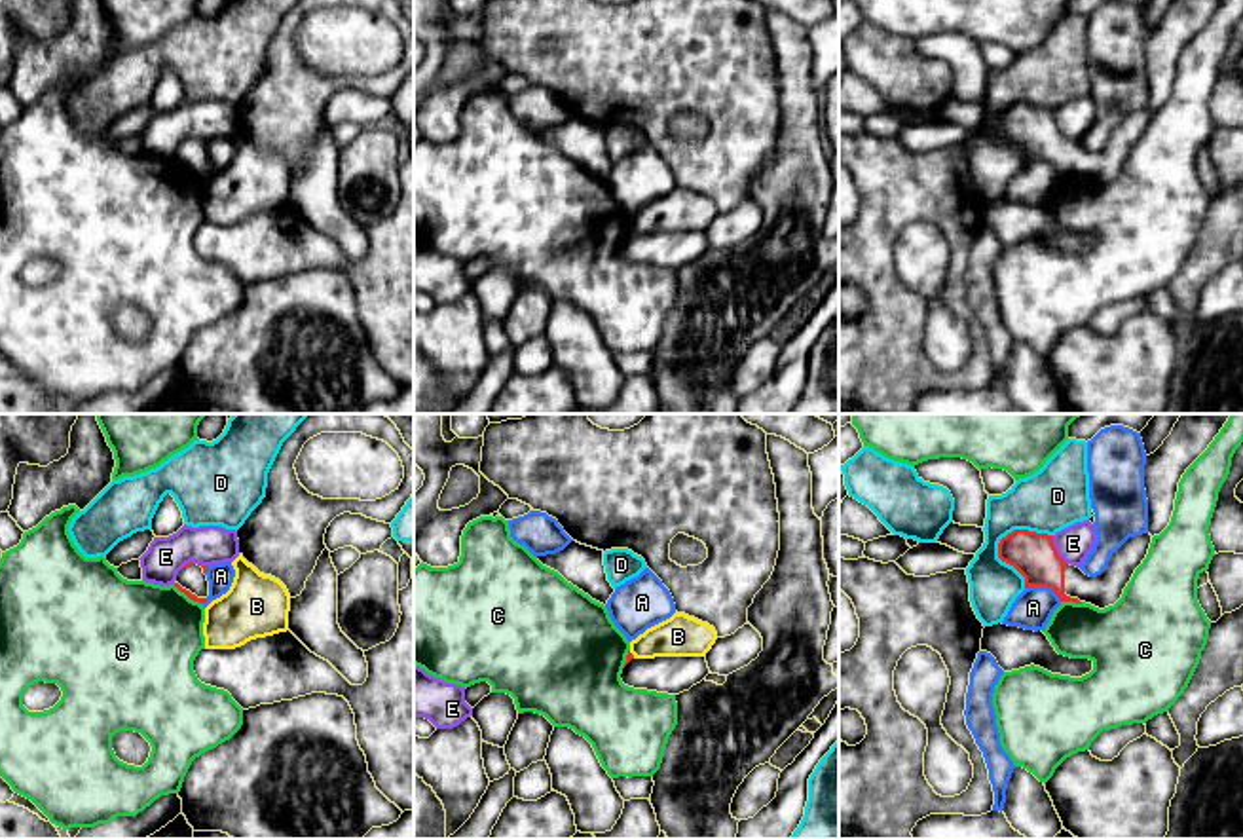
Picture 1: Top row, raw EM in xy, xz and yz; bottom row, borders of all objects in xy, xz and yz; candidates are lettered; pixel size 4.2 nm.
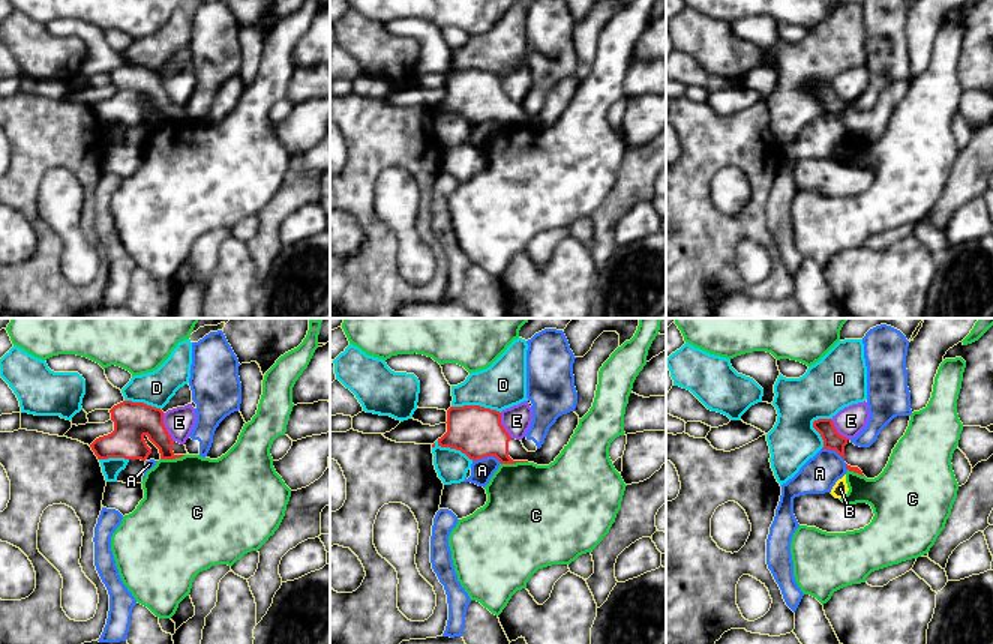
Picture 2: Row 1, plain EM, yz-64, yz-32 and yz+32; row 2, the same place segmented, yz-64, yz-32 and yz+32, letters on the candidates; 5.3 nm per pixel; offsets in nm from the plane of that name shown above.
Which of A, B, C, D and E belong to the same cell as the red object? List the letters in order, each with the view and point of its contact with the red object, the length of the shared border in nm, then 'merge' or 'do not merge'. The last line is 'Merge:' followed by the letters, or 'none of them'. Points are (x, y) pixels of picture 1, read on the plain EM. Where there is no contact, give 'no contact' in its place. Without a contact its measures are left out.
A: yz (1044, 160) | 170 nm | do not merge
B: xz (630, 228) | 40 nm | do not merge
C: yz (1073, 175) | 100 nm | do not merge
D: yz (1001, 133) | 260 nm | do not merge
E: yz (1056, 124) | 140 nm | do not merge
Merge: none of them

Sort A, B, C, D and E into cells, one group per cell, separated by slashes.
A / B / C / D / E

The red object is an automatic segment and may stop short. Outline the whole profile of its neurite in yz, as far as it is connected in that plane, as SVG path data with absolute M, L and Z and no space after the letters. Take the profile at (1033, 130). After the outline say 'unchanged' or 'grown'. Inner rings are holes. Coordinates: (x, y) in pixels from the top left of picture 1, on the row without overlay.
M1013 104L998 118L998 133L1025 152L1025 163L1048 161L1061 177L1091 178L1099 184L1114 180L1152 118L1150 108L1129 112L1110 133L1108 142L1089 152L1067 139L1053 120L1053 110Z; grown

